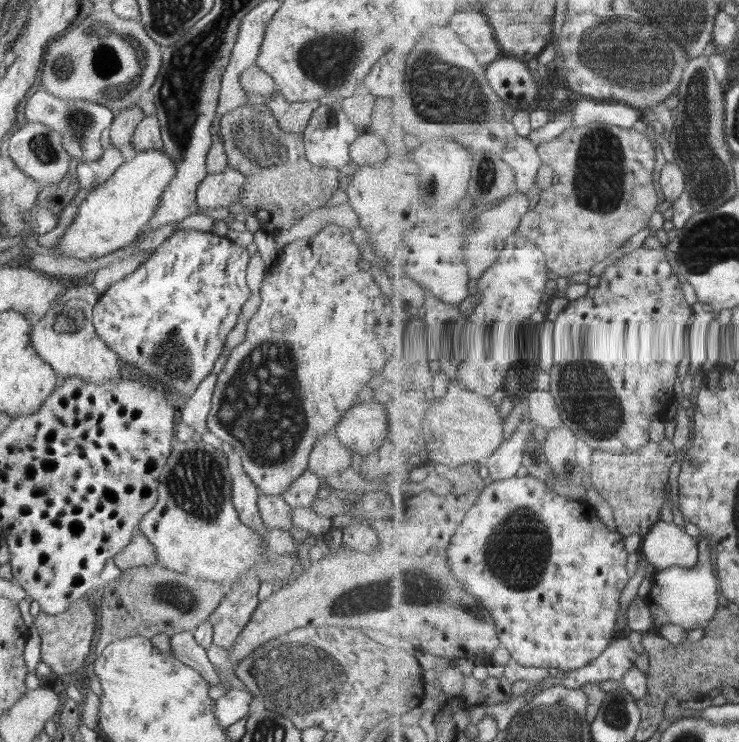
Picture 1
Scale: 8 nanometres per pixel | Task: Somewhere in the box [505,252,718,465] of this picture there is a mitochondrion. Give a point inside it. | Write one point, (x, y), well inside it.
(588, 393)

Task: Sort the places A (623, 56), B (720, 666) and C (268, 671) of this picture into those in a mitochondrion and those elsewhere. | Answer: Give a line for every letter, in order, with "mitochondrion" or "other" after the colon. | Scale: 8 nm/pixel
A: mitochondrion
B: other
C: mitochondrion

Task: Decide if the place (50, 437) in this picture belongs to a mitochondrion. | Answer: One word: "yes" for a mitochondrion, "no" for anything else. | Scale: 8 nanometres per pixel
no

